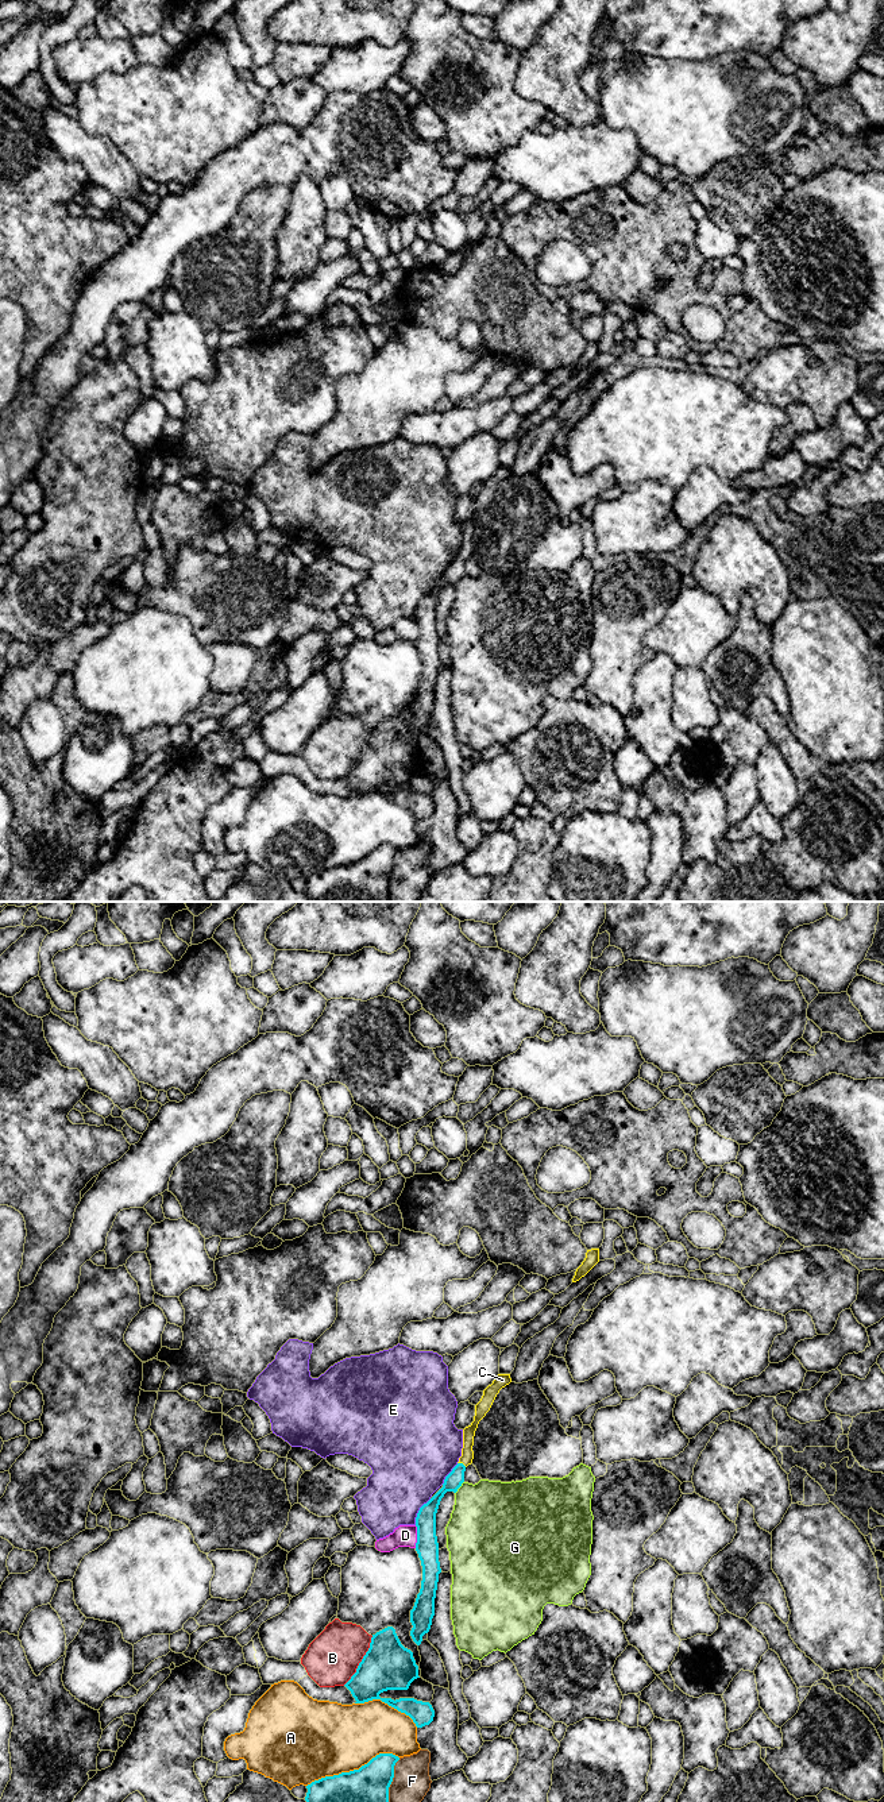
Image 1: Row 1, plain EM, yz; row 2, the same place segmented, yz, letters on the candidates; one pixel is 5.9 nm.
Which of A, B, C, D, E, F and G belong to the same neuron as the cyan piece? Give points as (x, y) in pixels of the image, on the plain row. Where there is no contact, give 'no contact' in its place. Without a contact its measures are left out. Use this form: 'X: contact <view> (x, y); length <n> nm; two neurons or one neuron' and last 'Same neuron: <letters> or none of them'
A: contact yz (354, 863); length 600 nm; two neurons
B: contact yz (362, 753); length 340 nm; two neurons
C: contact yz (462, 556); length 60 nm; one neuron
D: contact yz (417, 629); length 140 nm; two neurons
E: contact yz (419, 604); length 190 nm; two neurons
F: contact yz (390, 876); length 320 nm; two neurons
G: contact yz (459, 579); length 90 nm; two neurons
Same neuron: C

